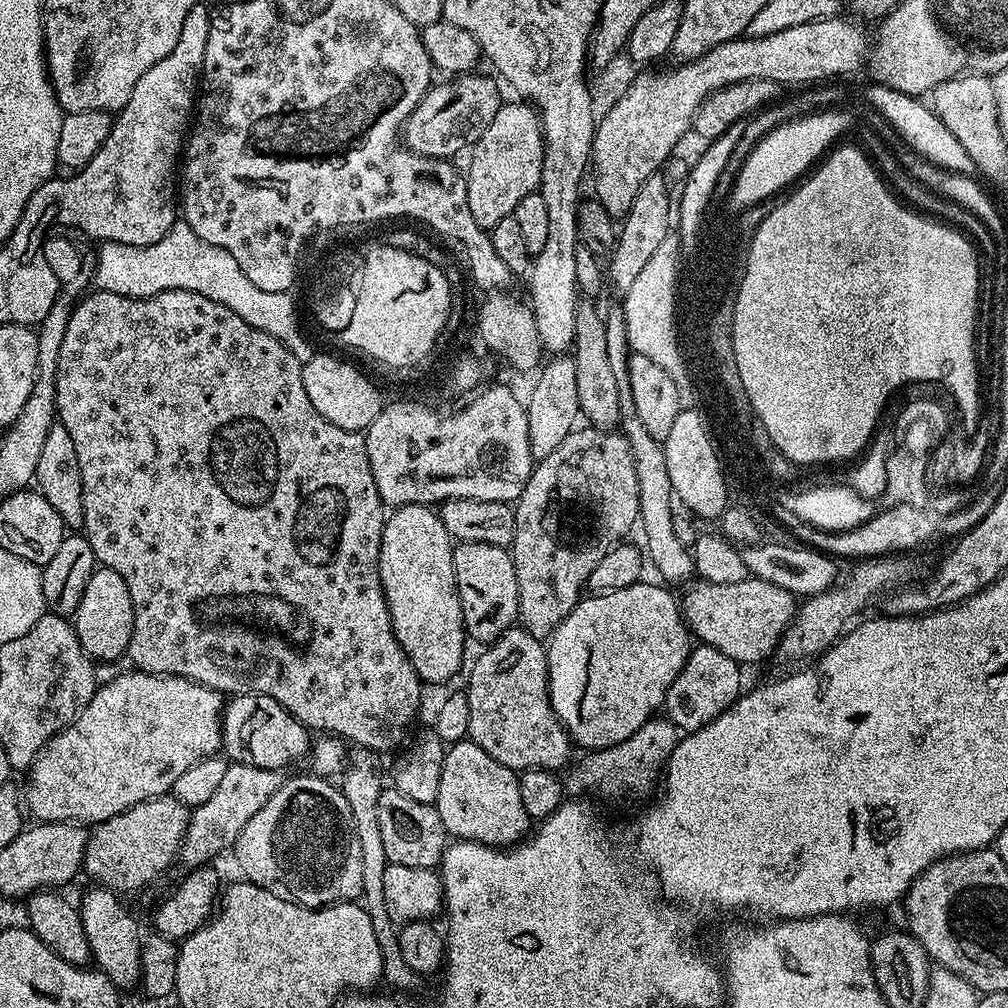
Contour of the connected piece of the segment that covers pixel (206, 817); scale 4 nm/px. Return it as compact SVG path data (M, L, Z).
M229 763L226 775L222 777L218 790L214 790L210 802L202 802L202 806L191 809L179 863L188 864L189 869L199 868L207 865L215 852L224 852L227 848L229 851L242 834L246 822L250 822L250 818L254 818L254 814L266 806L281 783L282 776L277 770L266 770L253 764Z

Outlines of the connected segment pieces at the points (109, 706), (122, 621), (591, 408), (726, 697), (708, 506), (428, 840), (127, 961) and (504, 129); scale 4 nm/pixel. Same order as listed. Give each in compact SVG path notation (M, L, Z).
M127 671L105 684L103 681L75 722L63 728L27 769L26 812L31 819L33 816L33 821L81 826L101 824L135 804L171 793L174 782L190 766L221 751L222 713L226 703L221 693L181 676Z
M103 566L97 567L90 582L86 582L82 602L74 617L74 627L85 654L93 661L116 660L127 653L132 633L132 603L130 590L126 582L122 582L122 574L114 574L114 570Z
M581 299L576 306L574 338L570 355L574 362L575 381L578 390L579 415L591 427L612 430L619 425L618 381L614 379L610 367L610 357L606 354L606 326L604 316L595 308L591 299Z
M705 643L693 647L678 678L674 678L674 682L670 682L664 691L663 715L681 733L697 732L702 726L714 722L718 714L726 711L742 695L740 672L741 665L734 658L722 654L722 650Z
M681 410L678 418L674 418L674 426L670 434L663 440L666 454L666 470L670 470L670 486L675 499L680 500L685 509L693 517L701 521L715 521L724 509L729 507L730 489L725 479L725 470L714 443L713 433L699 411Z
M388 786L378 798L378 819L389 864L431 869L439 865L450 837L444 830L444 823L435 803L415 801L395 786Z
M92 886L92 889L84 896L84 901L79 901L78 907L82 926L86 926L86 938L90 942L92 950L92 960L99 971L106 973L112 979L117 989L137 987L140 984L140 949L142 947L142 935L140 928L136 925L136 920L130 913L124 909L124 904L119 895L113 892L111 888L101 888Z
M516 102L520 104L501 103L498 114L494 114L494 122L490 122L490 126L486 126L486 134L482 134L482 138L478 138L478 142L470 149L470 157L472 161L466 167L466 179L468 181L468 201L470 202L470 214L474 214L474 222L479 228L491 230L495 224L502 222L502 218L511 216L512 211L518 206L518 202L522 202L522 198L526 198L526 194L537 191L540 187L540 175L542 174L542 158L544 157L544 131L540 129L540 118L535 108L527 102Z

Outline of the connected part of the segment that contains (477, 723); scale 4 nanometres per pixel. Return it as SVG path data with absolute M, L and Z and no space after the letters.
M513 626L508 631L503 632L495 642L487 645L481 652L484 653L472 664L472 673L469 674L468 685L466 685L468 701L470 702L470 726L468 727L468 736L470 739L478 746L482 746L482 750L486 750L486 754L490 754L490 758L502 762L502 766L506 766L507 768L513 770L523 770L526 768L560 770L560 767L567 762L572 748L574 749L574 744L568 735L568 731L560 725L560 720L554 714L552 703L548 697L548 653L545 645L542 643L541 637L531 636L522 626Z

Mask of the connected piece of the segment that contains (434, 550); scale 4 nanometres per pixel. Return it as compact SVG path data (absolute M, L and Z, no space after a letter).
M407 504L395 509L385 519L380 543L380 561L378 562L382 590L388 603L394 638L400 643L402 650L410 658L414 670L424 682L448 680L464 664L466 633L462 606L454 578L453 547L454 538L446 530L444 523L440 521L439 515L429 505Z

